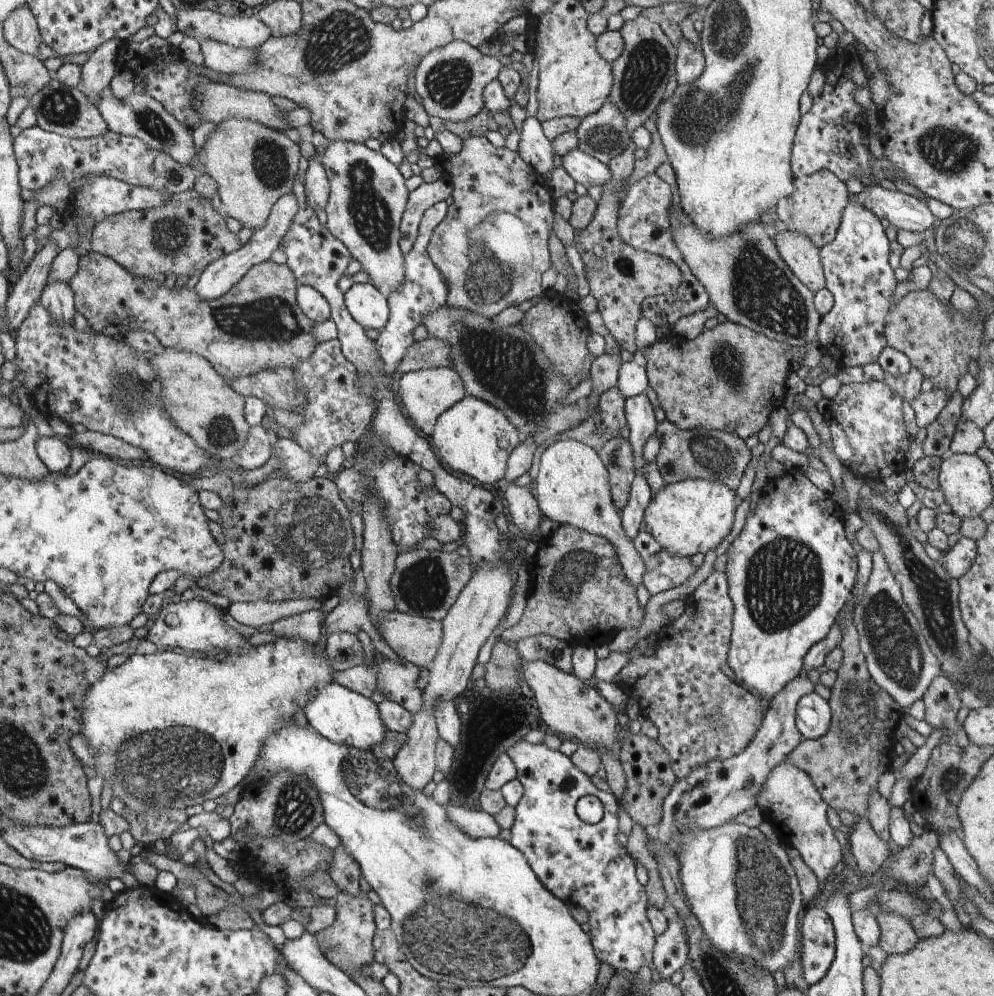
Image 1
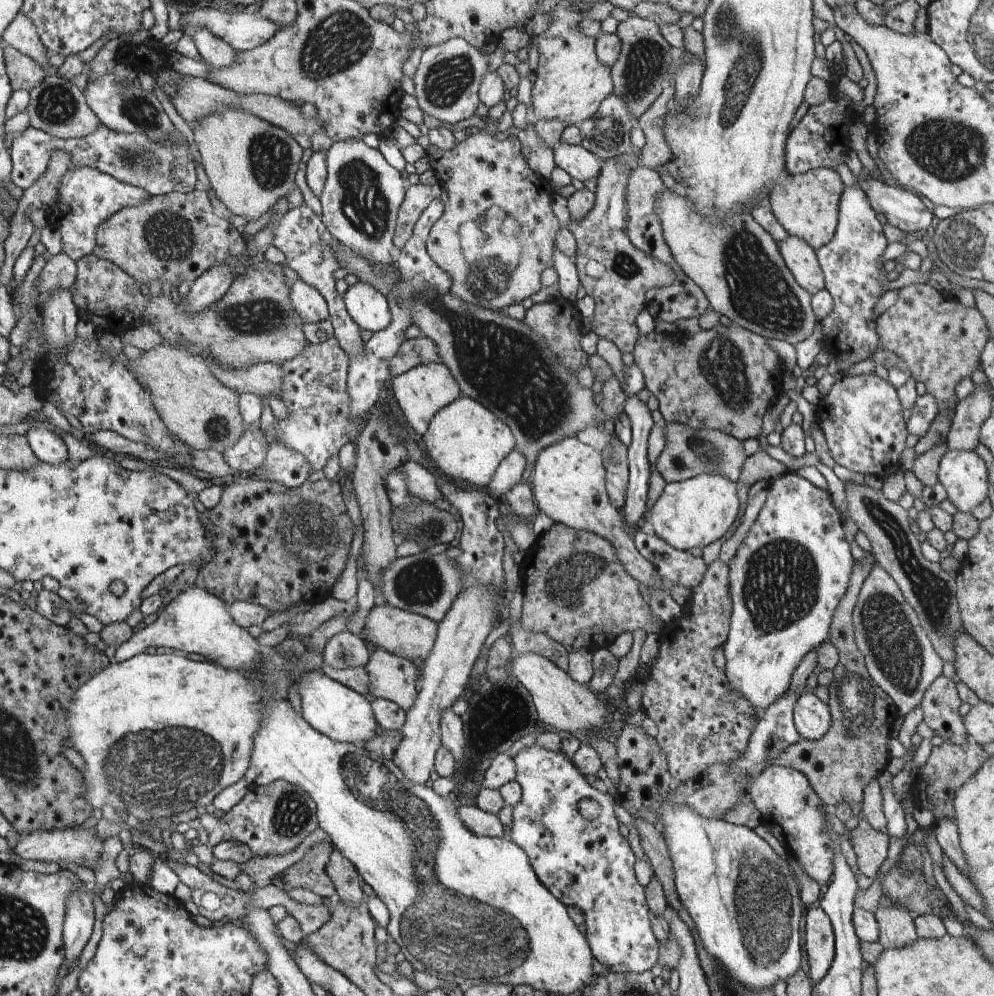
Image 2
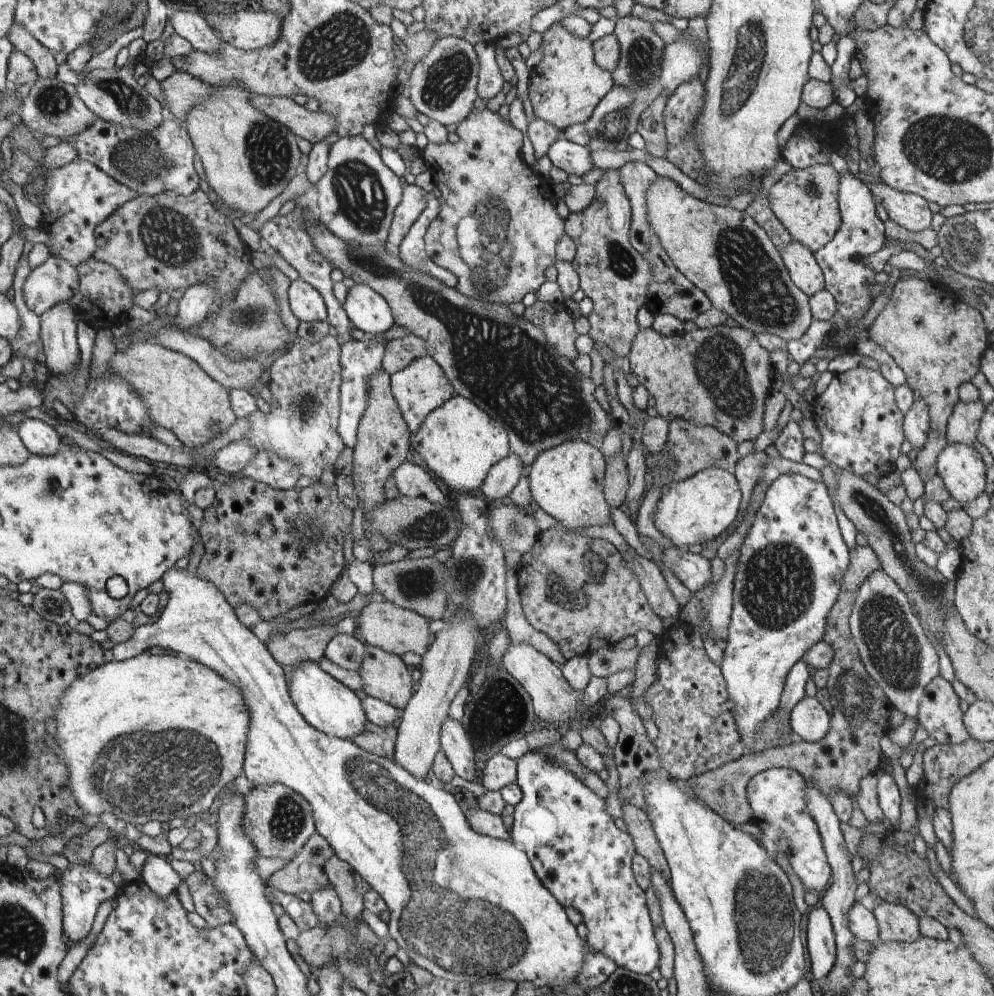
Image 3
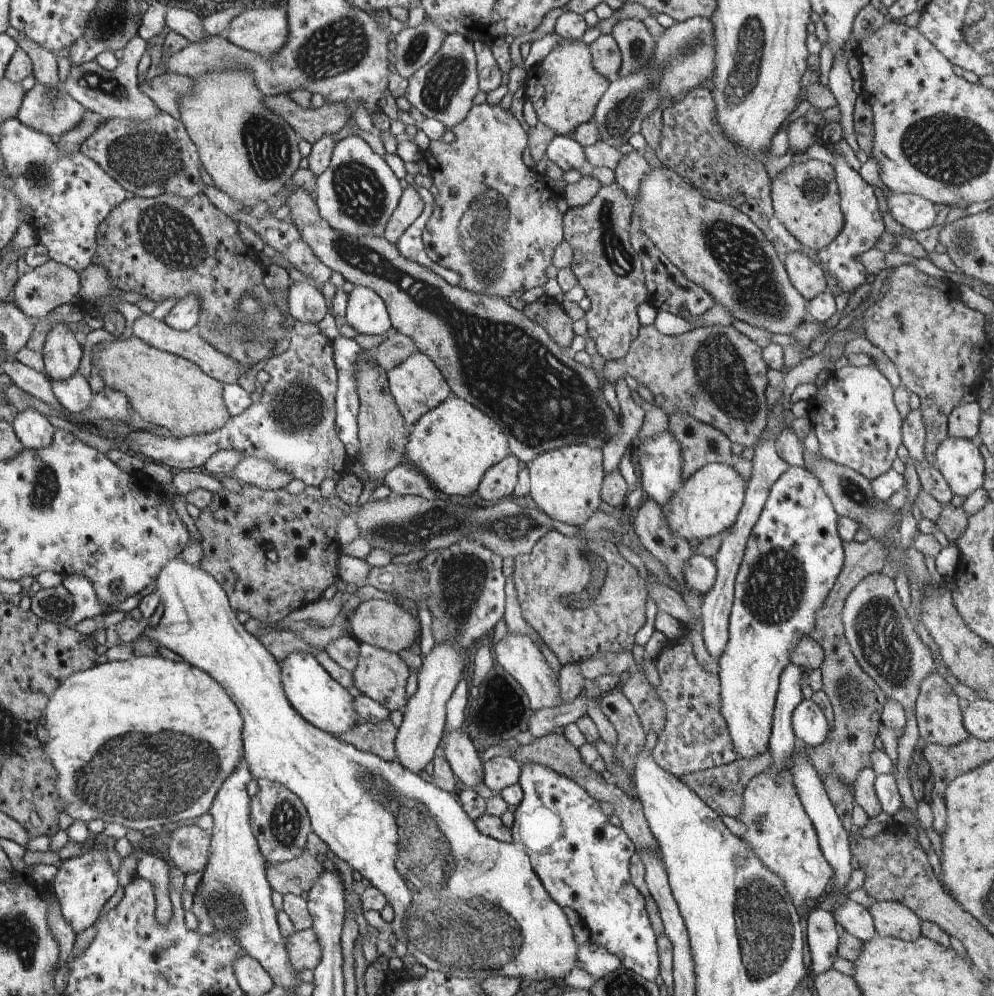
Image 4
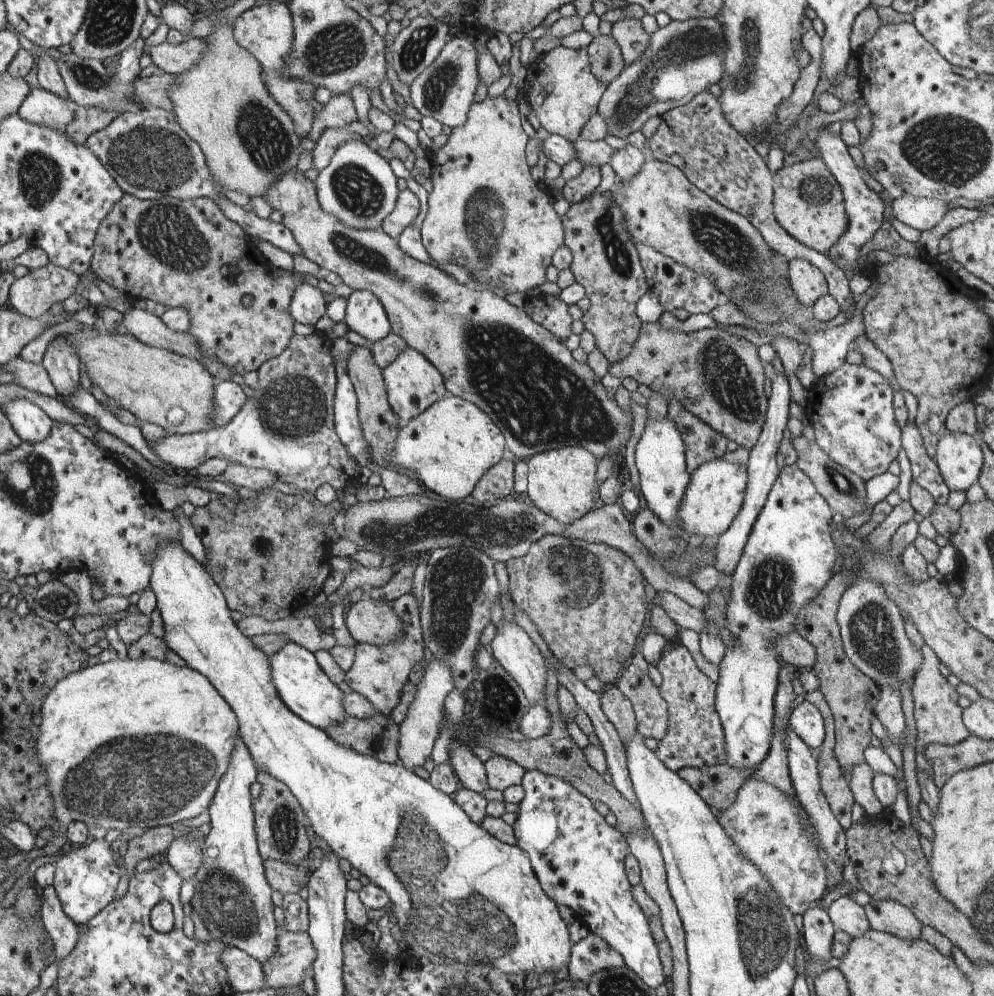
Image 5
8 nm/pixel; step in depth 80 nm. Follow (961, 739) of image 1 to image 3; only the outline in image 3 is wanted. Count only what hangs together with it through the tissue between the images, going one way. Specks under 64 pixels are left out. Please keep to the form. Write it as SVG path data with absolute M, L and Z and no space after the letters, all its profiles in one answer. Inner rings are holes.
M941 675L926 686L920 699L919 723L928 731L929 736L945 745L962 744L971 738L963 723L960 699L952 683Z

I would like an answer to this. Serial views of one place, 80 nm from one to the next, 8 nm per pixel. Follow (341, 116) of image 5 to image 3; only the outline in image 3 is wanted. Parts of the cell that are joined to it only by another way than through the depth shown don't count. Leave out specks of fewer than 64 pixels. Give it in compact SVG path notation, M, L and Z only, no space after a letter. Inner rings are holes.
M250 94L251 104L268 118L287 126L296 136L320 143L335 130L335 118L322 111L310 112L291 97L269 97Z

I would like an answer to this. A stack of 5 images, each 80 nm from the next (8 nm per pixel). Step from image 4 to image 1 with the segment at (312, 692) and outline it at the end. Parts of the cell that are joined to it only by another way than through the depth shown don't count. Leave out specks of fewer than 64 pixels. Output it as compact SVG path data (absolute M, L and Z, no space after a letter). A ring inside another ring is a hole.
M336 682L320 688L319 694L303 708L309 725L329 741L370 751L385 739L388 732L378 705L371 699L348 690Z

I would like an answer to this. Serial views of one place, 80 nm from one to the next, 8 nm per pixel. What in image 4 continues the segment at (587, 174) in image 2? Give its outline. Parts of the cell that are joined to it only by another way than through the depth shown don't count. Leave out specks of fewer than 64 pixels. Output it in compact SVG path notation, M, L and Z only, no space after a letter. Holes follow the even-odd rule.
M555 135L546 148L545 156L564 172L576 169L583 173L589 169L586 165L586 148L571 136Z

